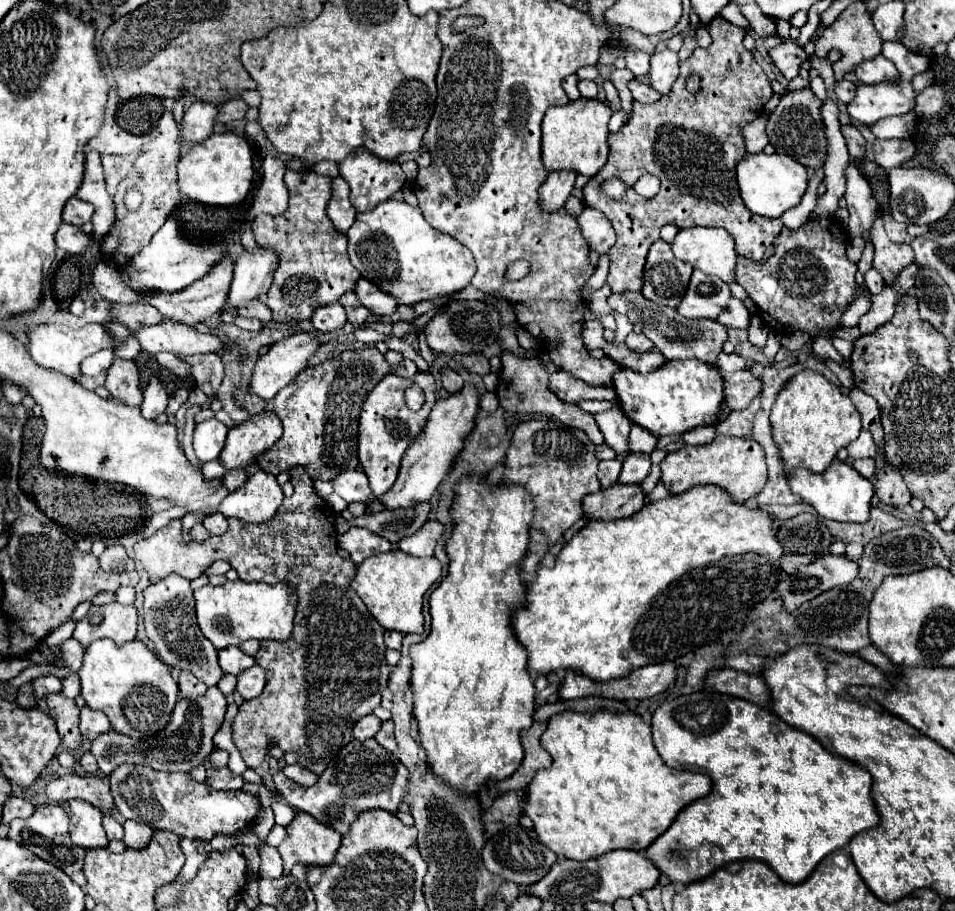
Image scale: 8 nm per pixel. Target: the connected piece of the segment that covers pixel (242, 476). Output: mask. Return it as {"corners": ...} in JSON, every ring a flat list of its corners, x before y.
{"corners":[[234,468,234,470,228,470,228,472,224,474,224,482,226,482,226,486,228,486,230,492,234,492,238,484,246,482,246,478,248,478,246,468]]}

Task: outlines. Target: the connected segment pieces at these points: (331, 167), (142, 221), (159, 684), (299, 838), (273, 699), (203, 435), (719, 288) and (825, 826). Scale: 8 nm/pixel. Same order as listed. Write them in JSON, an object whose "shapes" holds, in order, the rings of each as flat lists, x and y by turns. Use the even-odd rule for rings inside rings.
{"shapes":[[[320,162,320,164,314,164,312,170,318,172,318,174,326,174,326,176,330,176,330,178,340,176,340,172,338,172,338,164,334,164,334,162]],[[164,112,164,116,158,120,158,136,142,146,142,152,138,160,134,162,128,176,120,182,118,192,114,196,116,202,116,222,112,230,106,234,106,244,102,246,104,258,112,260,114,264,122,264,130,254,136,254,142,246,146,246,152,238,152,234,166,222,166,218,172,214,172,210,182,202,182,194,176,182,176,164,180,158,180,146,178,146,178,124,174,120,172,112],[128,188,136,188,142,192,142,206,134,212,130,212,124,204,124,194]],[[110,638,94,640,84,650,78,676,88,708,102,710,114,730,136,740,162,730,178,700,178,684,172,680,170,668,150,652,142,640,132,640,122,646]],[[296,812,296,818,286,826,286,832,288,836,278,846,278,852,284,860,284,874,290,874,294,862,314,862,318,866,332,862,342,840,340,832,324,826,306,812]],[[302,468,290,470,294,494,292,498,284,500,282,508,274,518,262,524,244,524,236,518,228,518,228,532,222,536,210,536,206,542,182,542,182,522,172,520,166,528,158,530,152,538,140,540,134,544,136,560,144,566,144,570,150,574,152,580,162,580,168,574,178,574,182,578,194,580,198,578,214,560,228,560,232,568,238,570,240,580,246,582,288,582,298,592,298,608,294,618,294,632,286,642,274,642,274,640,262,640,260,650,256,652,256,664,266,670,266,688,264,692,244,702,238,708,238,714,232,720,232,740,234,746,240,750,242,760,248,768,260,768,264,762,266,750,270,746,270,740,274,740,284,752,294,752,298,756,298,764,314,774,322,774,326,766,330,764,332,756,338,754,350,740,352,740,352,728,354,724,374,712,374,708,380,706,380,694,388,686,388,664,384,658,384,628,374,620,374,616,368,612,362,598,348,590,350,582,356,576,356,566,352,560,346,560,338,556,336,546,336,516,332,508,316,494,312,478]],[[216,418,196,424,194,450,200,462,210,462,220,456,224,442,226,442,226,432,228,428,222,422,218,422]],[[694,270,686,296,678,304,678,314,686,318,718,318,720,310,730,300,730,286,720,278,710,278,702,270]],[[702,690,702,692,694,692,694,694,688,694,688,696,680,696,676,700,670,700,670,702,664,702,662,706,658,706,656,712,654,712,654,716,652,716,652,736,654,736,654,746,656,746,656,750,662,756,662,760,664,760,666,766,680,768,680,770,686,768,686,770,694,770,694,772,704,772,714,782,712,794,708,794,706,798,696,800,690,806,686,806,678,814,678,818,672,822,672,826,660,838,656,838,656,842,652,842,648,846,648,850,644,852,664,872,664,876,668,876,672,882,684,882,684,884,688,884,688,882,694,882,694,880,700,880,700,878,712,874,714,870,718,870,724,864,738,862,738,860,760,860,760,862,766,862,770,868,774,868,776,874,784,882,798,884,798,882,806,880,812,874,812,870,818,866,818,862,824,856,828,856,834,850,840,850,858,832,876,828,880,824,878,822,880,816,878,816,878,810,876,810,874,800,872,800,872,794,870,794,870,790,872,790,872,776,868,774,868,770,864,770,856,762,850,762,850,760,846,760,846,758,842,758,838,754,832,754,814,736,810,736,804,730,792,728,790,724,786,724,784,720,780,720,776,714,772,714,768,708,756,706,752,702,746,702,742,698,734,698,734,696,728,696,728,694]]]}

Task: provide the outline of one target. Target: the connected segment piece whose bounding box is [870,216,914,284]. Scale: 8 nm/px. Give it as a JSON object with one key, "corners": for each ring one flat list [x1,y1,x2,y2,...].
{"corners":[[876,216,876,220,872,222,870,240,874,242,874,248,876,248,872,267,882,274,886,284,892,284,900,274,900,270,914,260,914,252,908,244,890,242,890,238,884,232,882,216]]}

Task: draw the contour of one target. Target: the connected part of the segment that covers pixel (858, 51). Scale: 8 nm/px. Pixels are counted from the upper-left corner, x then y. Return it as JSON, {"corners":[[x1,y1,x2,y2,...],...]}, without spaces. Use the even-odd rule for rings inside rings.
{"corners":[[856,2,852,6,848,6,832,26,828,26,822,34,822,38,816,42,816,54,818,56,828,56,832,50,840,50,842,52,842,60,834,62,834,74,836,80,842,80,842,76,846,72,850,72,858,62,862,60,870,60,874,58,882,48,880,36,872,24,872,10,866,8,864,2]]}

